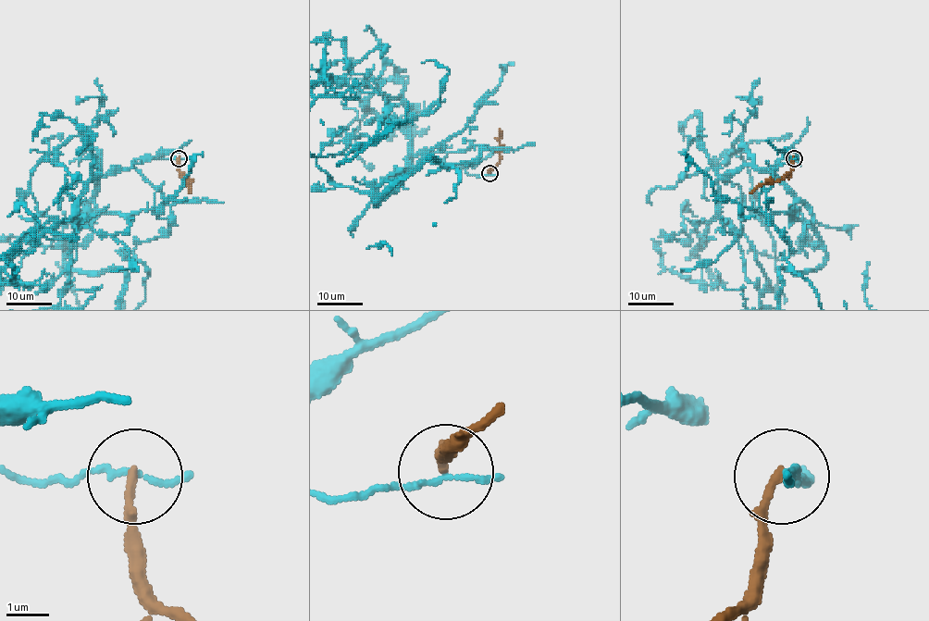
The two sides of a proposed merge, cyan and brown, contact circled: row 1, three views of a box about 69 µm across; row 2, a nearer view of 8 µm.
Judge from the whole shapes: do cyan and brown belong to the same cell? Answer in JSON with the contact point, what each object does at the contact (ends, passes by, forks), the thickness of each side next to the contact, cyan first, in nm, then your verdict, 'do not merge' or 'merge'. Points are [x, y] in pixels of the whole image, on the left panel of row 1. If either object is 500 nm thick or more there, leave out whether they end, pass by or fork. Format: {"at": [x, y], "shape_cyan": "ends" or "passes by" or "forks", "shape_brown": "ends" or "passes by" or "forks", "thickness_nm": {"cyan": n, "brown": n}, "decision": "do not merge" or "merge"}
{"at": [179, 158], "shape_cyan": "passes by", "shape_brown": "ends", "thickness_nm": {"cyan": 110, "brown": 200}, "decision": "do not merge"}

